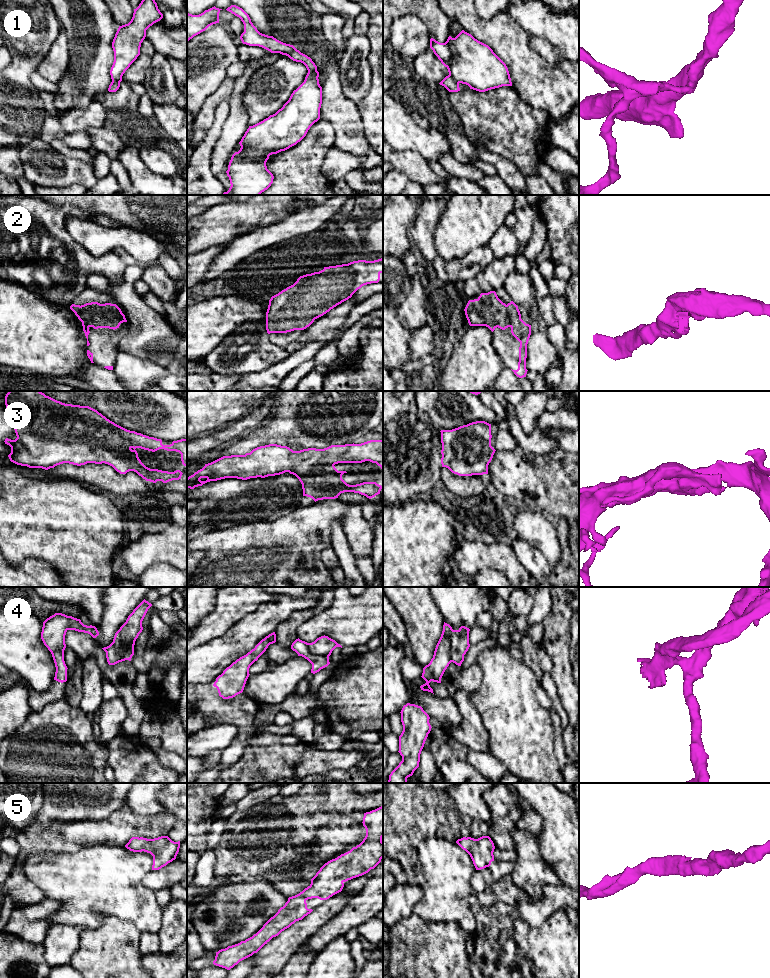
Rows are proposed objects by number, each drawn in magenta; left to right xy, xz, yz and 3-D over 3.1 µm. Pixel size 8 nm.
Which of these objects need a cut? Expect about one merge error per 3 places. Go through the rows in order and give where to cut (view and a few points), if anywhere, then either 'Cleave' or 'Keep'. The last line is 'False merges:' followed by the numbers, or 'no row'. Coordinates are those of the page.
1: Split along yz (449, 74), (458, 83). Cleave
2: No split. Keep
3: No split. Keep
4: Split along xy (118, 630), (122, 638), (129, 643), (125, 655), (119, 661). Cleave
5: No split. Keep
False merges: 1, 4

